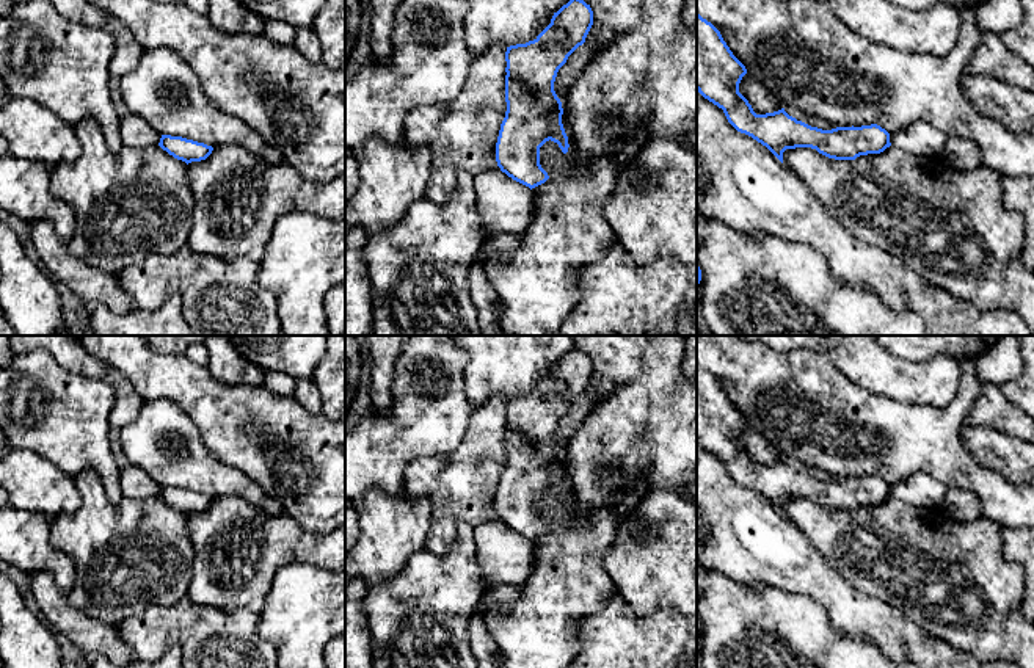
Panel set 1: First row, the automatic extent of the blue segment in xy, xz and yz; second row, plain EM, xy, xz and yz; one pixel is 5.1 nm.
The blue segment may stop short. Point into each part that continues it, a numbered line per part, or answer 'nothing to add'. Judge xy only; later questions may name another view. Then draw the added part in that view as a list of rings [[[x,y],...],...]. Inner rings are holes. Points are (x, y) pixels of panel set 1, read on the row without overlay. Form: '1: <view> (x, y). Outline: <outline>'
nothing to add

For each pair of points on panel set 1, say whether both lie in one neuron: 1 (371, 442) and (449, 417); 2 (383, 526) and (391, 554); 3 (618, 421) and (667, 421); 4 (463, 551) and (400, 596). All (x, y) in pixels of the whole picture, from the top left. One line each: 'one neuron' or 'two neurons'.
1: one neuron
2: one neuron
3: one neuron
4: one neuron

